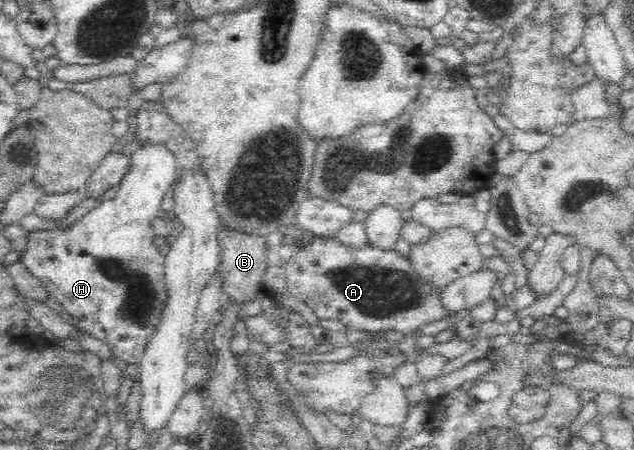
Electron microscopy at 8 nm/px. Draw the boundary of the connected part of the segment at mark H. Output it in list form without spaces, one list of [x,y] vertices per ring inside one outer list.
[[[153,145],[153,146],[141,146],[138,150],[130,155],[131,166],[129,167],[129,172],[125,174],[125,177],[121,180],[118,186],[118,191],[113,197],[113,199],[104,200],[99,207],[95,207],[93,211],[87,212],[79,220],[66,228],[53,228],[52,230],[35,230],[31,231],[27,235],[26,249],[20,255],[20,261],[25,265],[25,268],[31,273],[35,278],[37,278],[41,284],[45,287],[45,291],[55,297],[55,301],[63,307],[63,311],[67,315],[71,315],[76,321],[76,325],[86,331],[89,335],[92,335],[95,339],[100,339],[107,344],[110,349],[110,353],[115,357],[120,364],[138,364],[142,355],[145,353],[145,347],[147,343],[150,343],[149,339],[155,335],[161,323],[161,317],[165,312],[165,307],[167,307],[167,290],[166,290],[166,264],[167,258],[160,254],[159,249],[155,247],[153,240],[153,228],[152,225],[154,221],[162,216],[161,204],[163,203],[164,196],[172,189],[174,183],[176,182],[177,167],[175,166],[175,158],[173,154],[167,151],[165,146]]]

